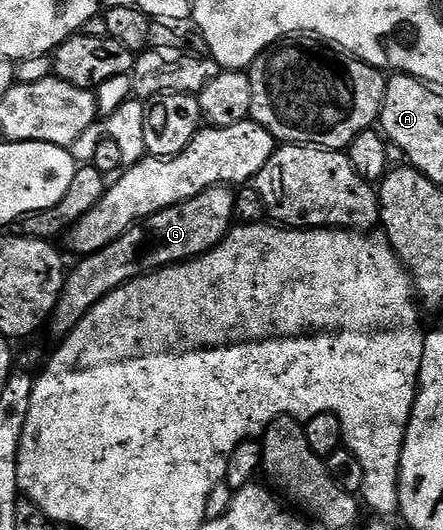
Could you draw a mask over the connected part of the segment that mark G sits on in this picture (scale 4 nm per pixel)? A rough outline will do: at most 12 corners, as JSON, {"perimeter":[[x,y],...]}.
{"perimeter":[[215,185],[80,256],[50,315],[67,337],[134,277],[192,261],[233,228]]}

